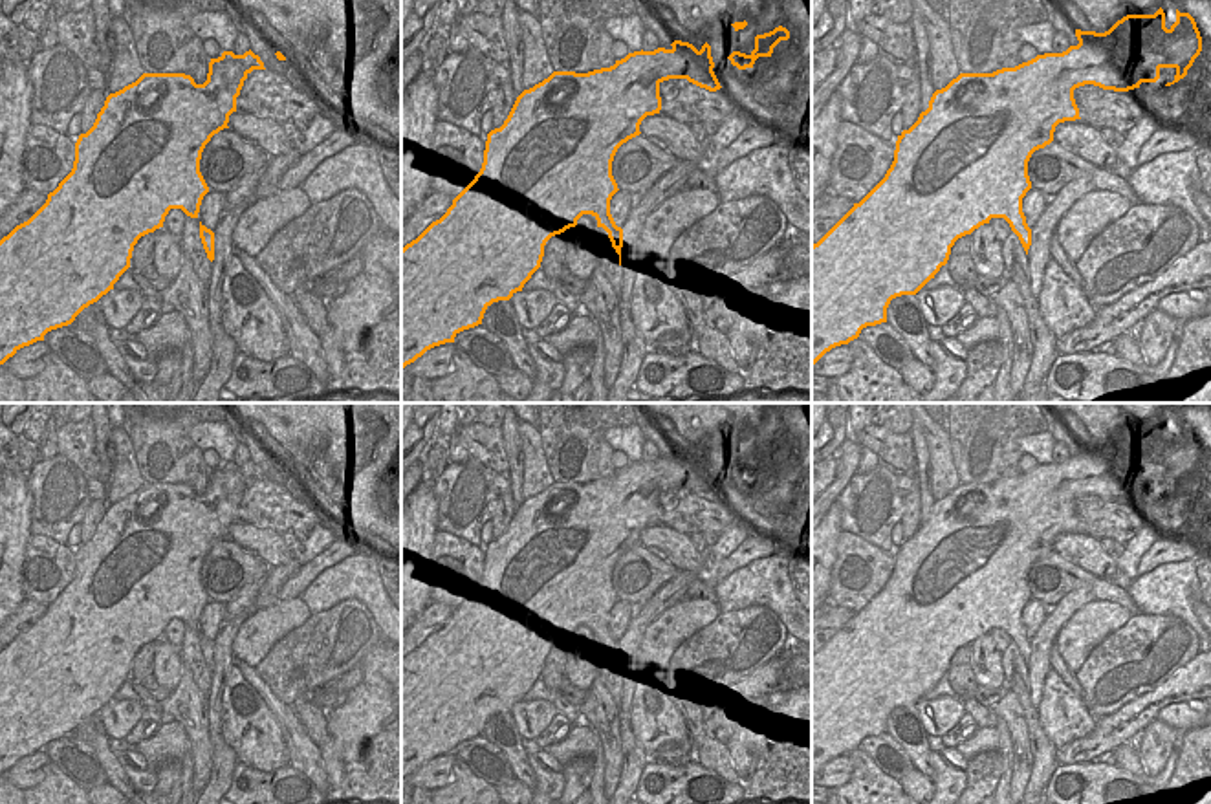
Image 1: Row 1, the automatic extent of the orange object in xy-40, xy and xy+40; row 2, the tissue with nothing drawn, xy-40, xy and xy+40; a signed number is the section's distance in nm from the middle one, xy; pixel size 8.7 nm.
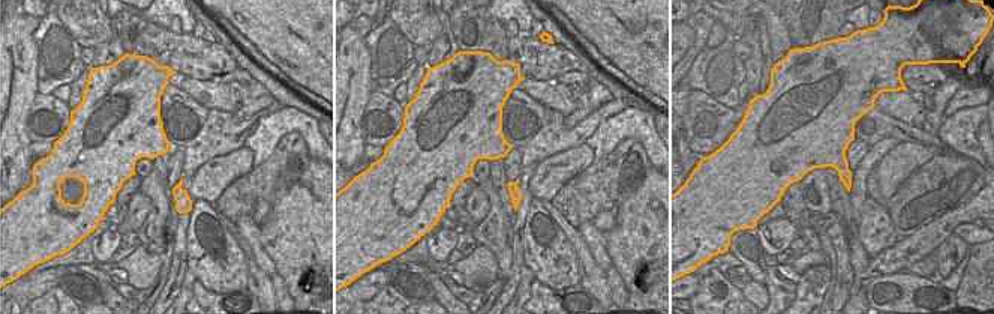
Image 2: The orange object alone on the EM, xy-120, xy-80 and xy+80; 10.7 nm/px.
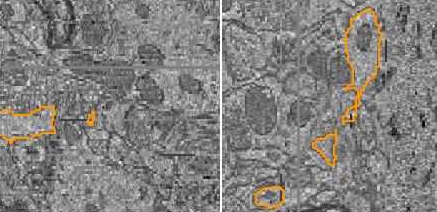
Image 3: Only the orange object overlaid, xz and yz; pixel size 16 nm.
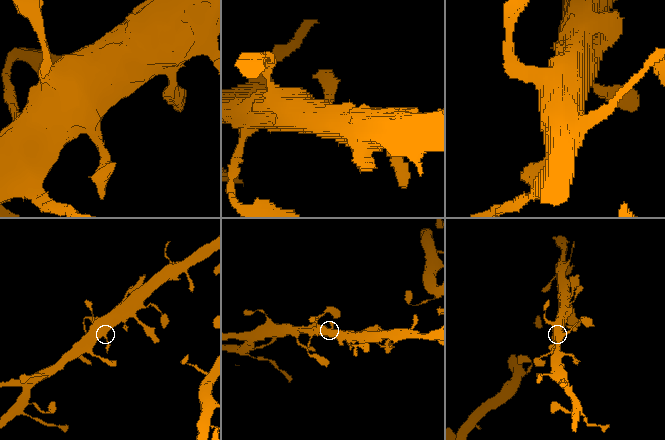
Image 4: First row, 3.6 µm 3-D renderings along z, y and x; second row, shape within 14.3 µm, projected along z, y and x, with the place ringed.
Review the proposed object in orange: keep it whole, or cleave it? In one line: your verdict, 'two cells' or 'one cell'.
one cell

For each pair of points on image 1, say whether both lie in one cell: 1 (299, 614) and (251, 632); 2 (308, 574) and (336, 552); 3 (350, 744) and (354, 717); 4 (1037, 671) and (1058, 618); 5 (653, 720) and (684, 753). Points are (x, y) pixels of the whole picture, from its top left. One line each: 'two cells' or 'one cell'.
1: one cell
2: one cell
3: one cell
4: one cell
5: one cell

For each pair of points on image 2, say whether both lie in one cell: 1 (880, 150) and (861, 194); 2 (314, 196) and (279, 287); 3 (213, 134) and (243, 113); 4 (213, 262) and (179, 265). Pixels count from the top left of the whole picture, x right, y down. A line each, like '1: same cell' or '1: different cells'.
1: same cell
2: different cells
3: different cells
4: different cells

